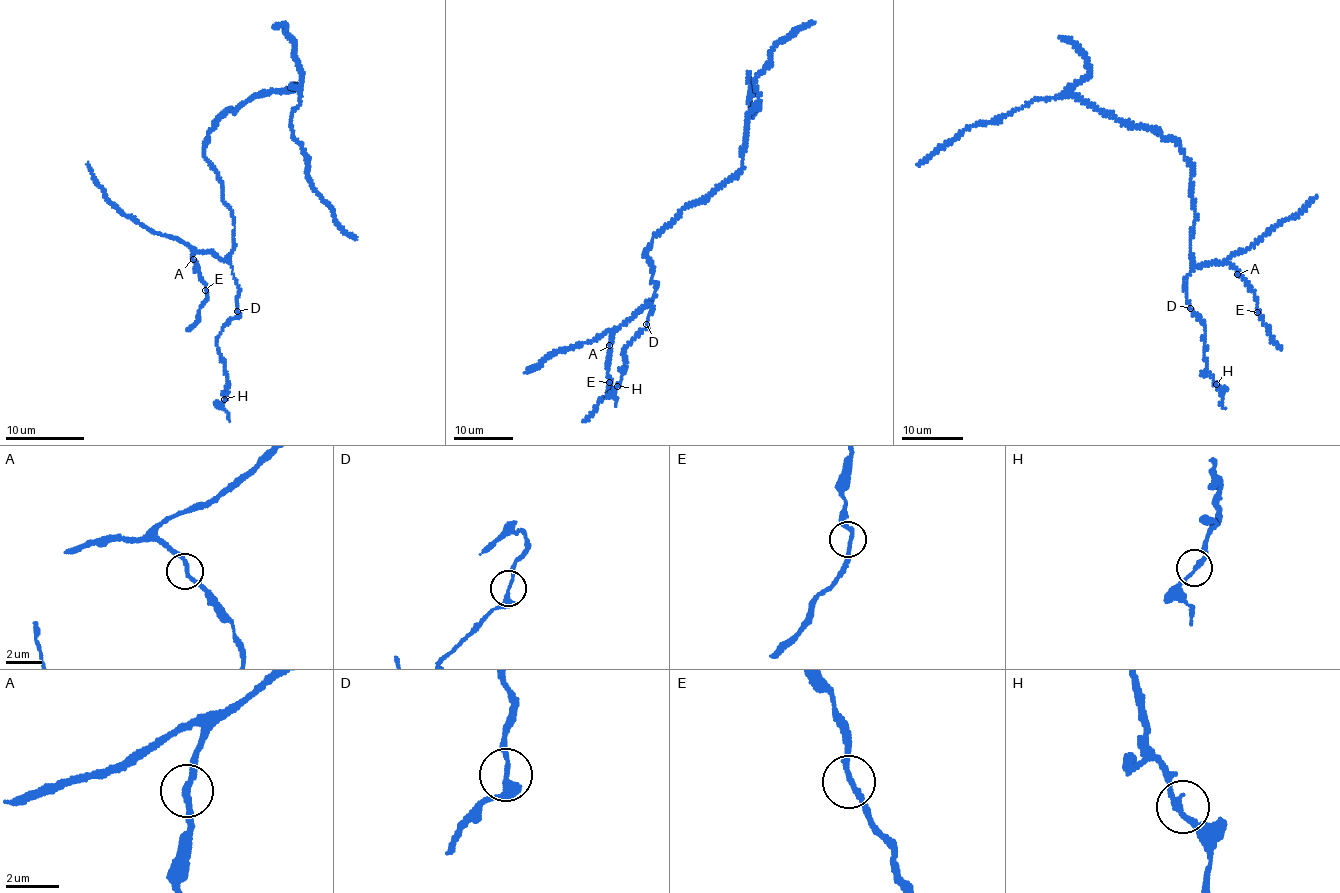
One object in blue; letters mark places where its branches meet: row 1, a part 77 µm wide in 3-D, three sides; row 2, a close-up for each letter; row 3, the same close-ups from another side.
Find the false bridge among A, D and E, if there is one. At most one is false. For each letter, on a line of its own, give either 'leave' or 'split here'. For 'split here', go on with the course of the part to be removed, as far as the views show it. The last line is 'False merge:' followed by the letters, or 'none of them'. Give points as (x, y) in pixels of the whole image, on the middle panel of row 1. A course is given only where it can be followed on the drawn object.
A: leave
D: leave
E: leave
False merge: none of them

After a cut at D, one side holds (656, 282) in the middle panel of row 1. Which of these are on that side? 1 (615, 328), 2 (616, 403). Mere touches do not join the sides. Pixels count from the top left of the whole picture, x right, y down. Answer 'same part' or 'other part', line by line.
1: same part
2: other part

